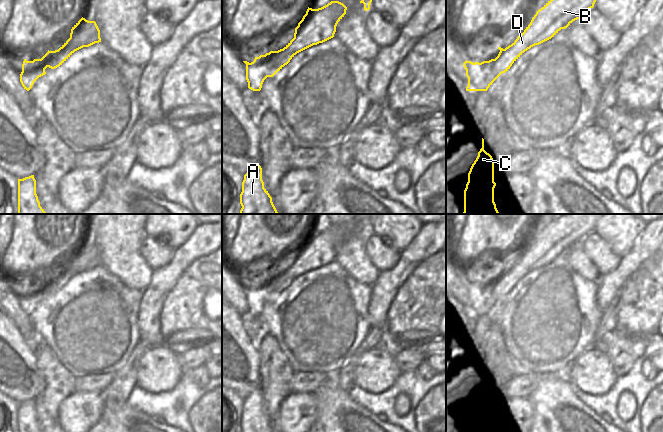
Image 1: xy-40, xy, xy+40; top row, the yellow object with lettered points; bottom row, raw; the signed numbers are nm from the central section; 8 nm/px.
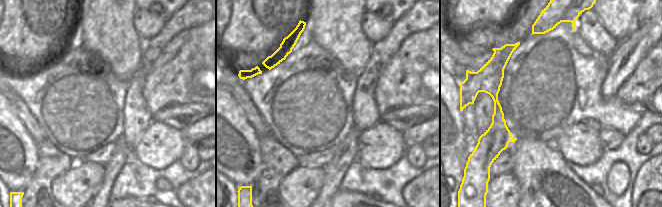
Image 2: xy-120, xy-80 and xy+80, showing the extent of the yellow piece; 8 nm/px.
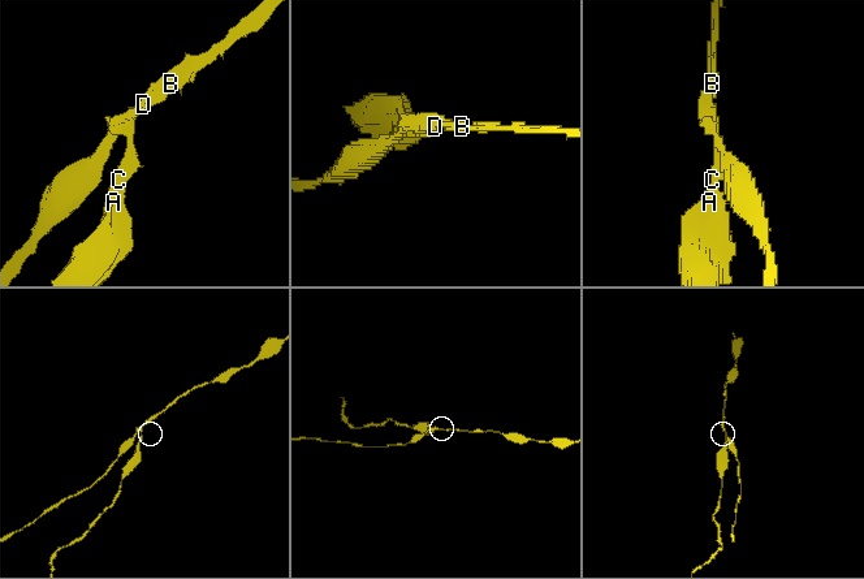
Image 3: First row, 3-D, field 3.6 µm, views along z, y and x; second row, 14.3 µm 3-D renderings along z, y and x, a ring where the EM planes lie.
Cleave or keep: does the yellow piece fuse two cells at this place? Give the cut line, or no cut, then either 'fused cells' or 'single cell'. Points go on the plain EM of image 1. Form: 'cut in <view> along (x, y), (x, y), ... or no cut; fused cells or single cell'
cut in xy+40 along (500, 296), (496, 298), (494, 303); fused cells

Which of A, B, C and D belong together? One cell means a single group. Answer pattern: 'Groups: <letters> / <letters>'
Groups: A C / B D

